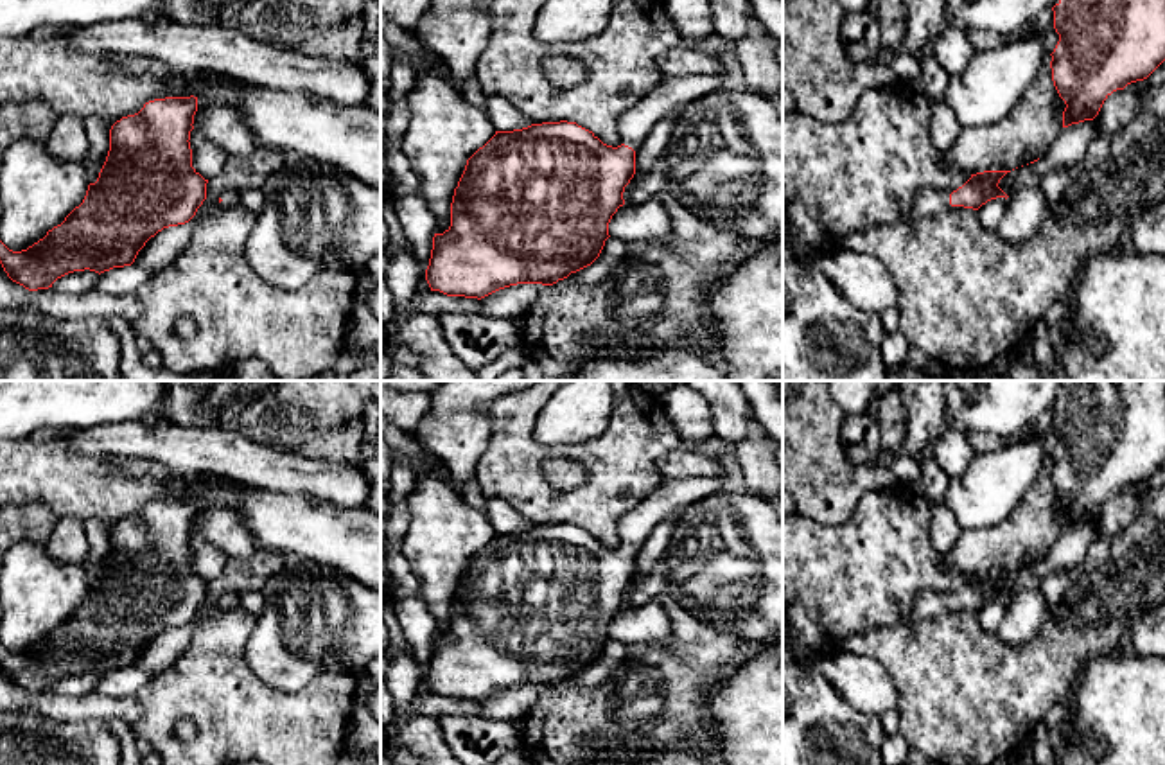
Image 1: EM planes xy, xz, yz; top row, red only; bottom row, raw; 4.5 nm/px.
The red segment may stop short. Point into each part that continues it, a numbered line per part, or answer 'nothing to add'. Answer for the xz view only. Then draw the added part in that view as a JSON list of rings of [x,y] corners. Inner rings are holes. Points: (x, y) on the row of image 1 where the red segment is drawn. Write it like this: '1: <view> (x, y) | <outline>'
1: xz (670, 94) | [[[727,70],[720,75],[702,77],[664,77],[644,101],[626,110],[619,120],[618,129],[621,144],[637,151],[650,129],[675,110],[684,110],[691,101],[716,92],[725,81]]]

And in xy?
1: xy (230, 198) | [[[224,190],[223,194],[221,194],[221,207],[235,207],[235,205],[239,205],[239,192],[237,190]]]

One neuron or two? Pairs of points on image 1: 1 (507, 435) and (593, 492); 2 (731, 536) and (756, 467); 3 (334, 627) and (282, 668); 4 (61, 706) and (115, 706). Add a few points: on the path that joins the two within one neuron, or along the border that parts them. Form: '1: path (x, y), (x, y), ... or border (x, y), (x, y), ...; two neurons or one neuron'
1: path (514, 462), (551, 500), (566, 500); one neuron
2: border (747, 491), (763, 498); two neurons
3: path (322, 629), (295, 656); one neuron
4: path (74, 706), (103, 706); one neuron

